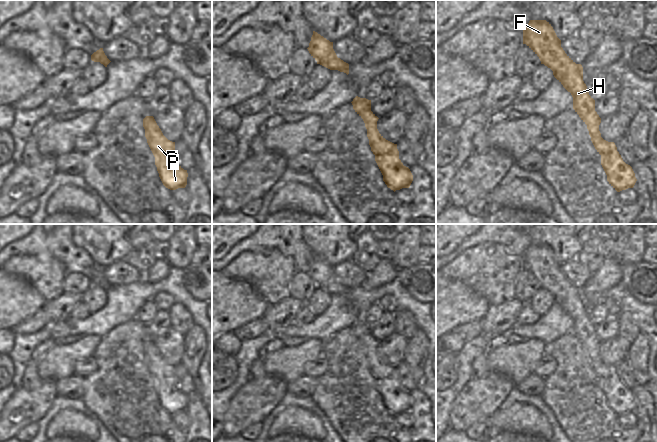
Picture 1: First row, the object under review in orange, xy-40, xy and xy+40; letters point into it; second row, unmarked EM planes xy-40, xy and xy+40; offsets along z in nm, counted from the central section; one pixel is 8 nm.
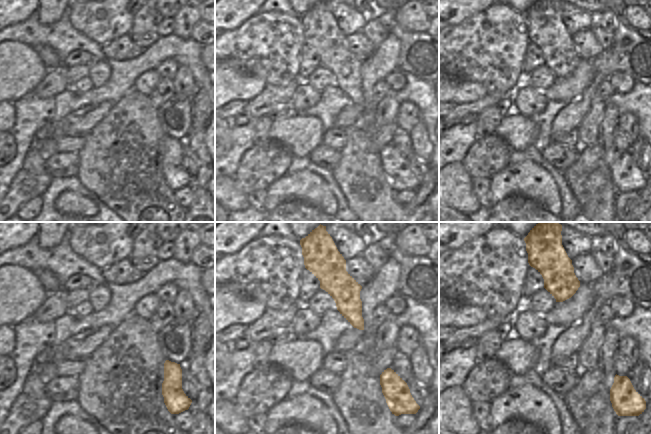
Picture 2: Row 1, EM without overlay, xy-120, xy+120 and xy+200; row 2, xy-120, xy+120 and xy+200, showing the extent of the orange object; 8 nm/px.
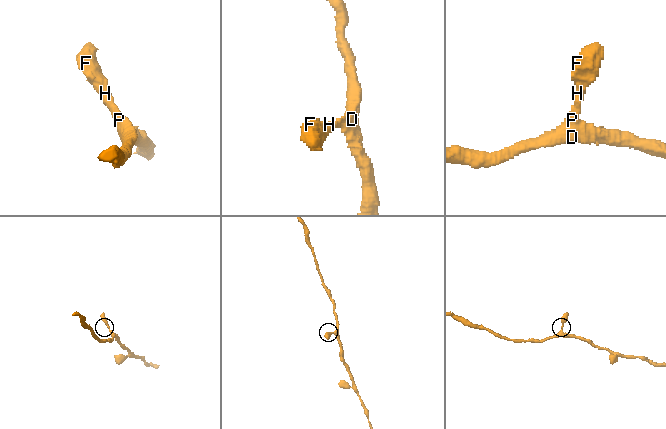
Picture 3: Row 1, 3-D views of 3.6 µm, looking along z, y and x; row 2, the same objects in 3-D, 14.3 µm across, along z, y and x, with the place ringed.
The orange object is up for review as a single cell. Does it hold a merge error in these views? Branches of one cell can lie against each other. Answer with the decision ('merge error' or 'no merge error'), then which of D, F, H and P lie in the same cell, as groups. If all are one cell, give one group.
no merge error | D F H P

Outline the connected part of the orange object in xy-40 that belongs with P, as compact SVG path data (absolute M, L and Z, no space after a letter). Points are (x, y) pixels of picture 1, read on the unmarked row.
M146 340L143 343L143 351L163 409L170 414L185 412L188 397L177 387L175 366L163 359L153 340Z

